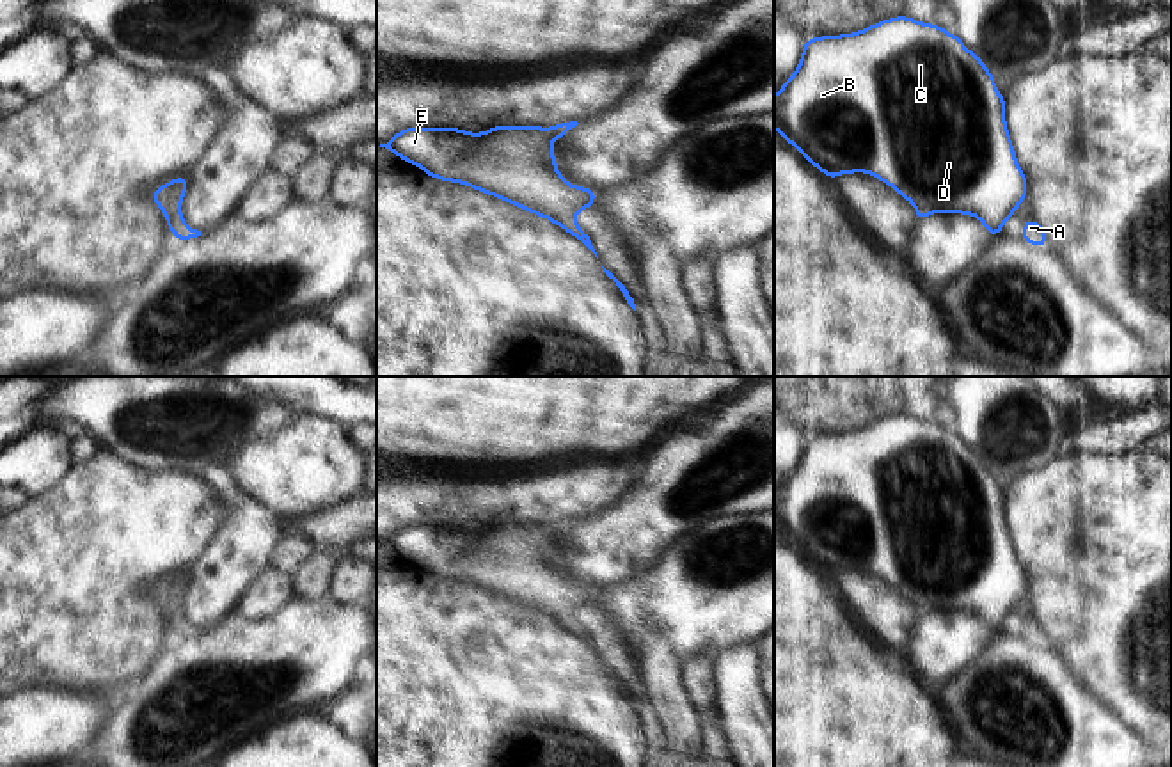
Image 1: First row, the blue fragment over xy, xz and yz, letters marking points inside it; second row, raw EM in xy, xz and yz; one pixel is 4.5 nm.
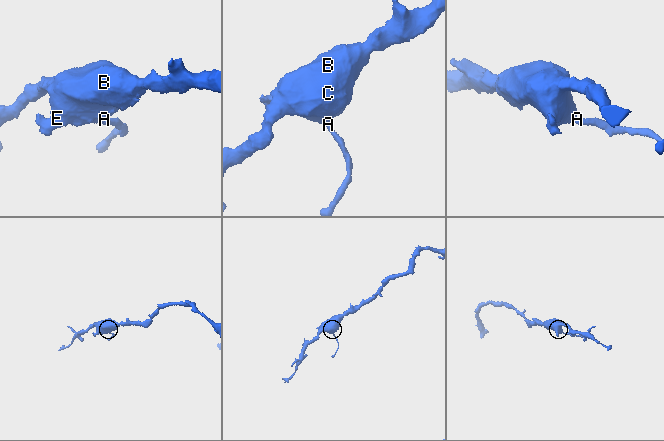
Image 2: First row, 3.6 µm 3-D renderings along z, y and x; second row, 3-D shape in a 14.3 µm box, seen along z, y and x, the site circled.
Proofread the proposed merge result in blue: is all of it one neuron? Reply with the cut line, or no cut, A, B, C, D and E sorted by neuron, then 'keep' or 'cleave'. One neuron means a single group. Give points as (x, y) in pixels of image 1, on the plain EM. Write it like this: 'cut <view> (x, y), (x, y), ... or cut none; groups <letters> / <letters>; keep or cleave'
cut none; groups A B C D E; keep

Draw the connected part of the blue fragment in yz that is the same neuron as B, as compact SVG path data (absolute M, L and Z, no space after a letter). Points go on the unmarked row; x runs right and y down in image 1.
M897 414L856 431L806 437L799 463L774 494L774 527L829 577L868 570L884 579L915 604L916 618L936 609L975 613L994 636L1028 591L1005 522L1005 495L993 472L936 421Z

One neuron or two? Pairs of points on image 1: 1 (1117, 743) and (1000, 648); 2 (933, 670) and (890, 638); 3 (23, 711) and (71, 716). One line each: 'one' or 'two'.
1: one
2: two
3: one

